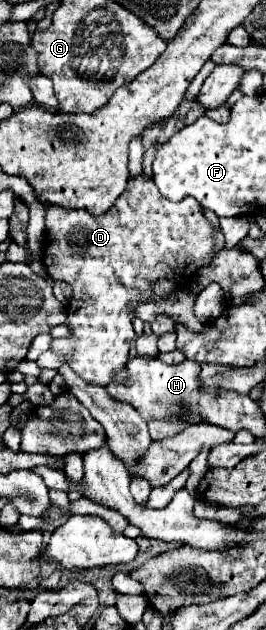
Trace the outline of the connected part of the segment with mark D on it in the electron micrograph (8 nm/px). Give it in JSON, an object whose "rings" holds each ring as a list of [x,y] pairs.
{"rings":[[[141,173],[141,175],[137,175],[137,177],[129,177],[127,189],[119,195],[119,199],[113,203],[113,207],[111,207],[107,213],[103,213],[103,217],[97,217],[97,215],[93,215],[93,213],[89,213],[89,211],[83,211],[83,209],[71,209],[71,211],[69,211],[69,209],[59,207],[59,205],[49,205],[49,207],[45,207],[45,235],[47,235],[49,245],[47,245],[47,251],[43,251],[43,265],[45,265],[45,269],[47,269],[47,273],[49,273],[51,279],[65,281],[65,283],[69,283],[69,285],[73,287],[73,303],[77,305],[77,307],[67,307],[67,325],[69,325],[69,329],[71,329],[71,335],[69,335],[67,339],[53,339],[51,349],[53,349],[55,353],[73,353],[73,359],[69,361],[69,367],[71,367],[81,379],[85,379],[87,383],[103,385],[103,387],[105,387],[107,383],[111,383],[111,379],[115,377],[115,373],[121,371],[121,369],[125,367],[127,359],[129,359],[129,349],[131,349],[131,343],[133,343],[133,339],[135,339],[135,331],[133,331],[133,325],[131,325],[133,305],[139,303],[139,301],[143,301],[143,297],[141,297],[137,291],[149,291],[151,285],[153,285],[155,281],[159,281],[159,279],[175,279],[179,285],[189,285],[189,283],[183,283],[183,281],[187,279],[187,273],[189,273],[189,279],[193,279],[193,277],[195,277],[195,271],[197,271],[201,265],[207,265],[207,263],[209,263],[211,251],[219,251],[219,247],[223,247],[223,235],[221,235],[221,233],[215,235],[211,223],[209,223],[209,221],[205,219],[205,215],[203,215],[203,209],[199,207],[199,203],[195,203],[193,197],[185,197],[185,199],[181,199],[181,201],[177,201],[177,203],[175,203],[175,201],[169,201],[167,197],[163,197],[163,195],[159,193],[159,189],[155,187],[155,183],[153,183],[145,173]]]}

